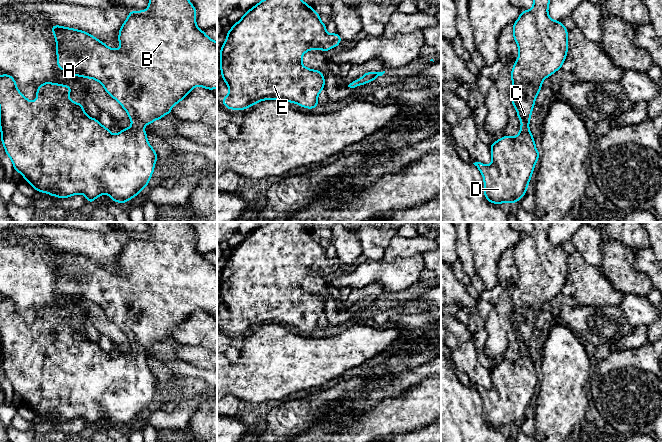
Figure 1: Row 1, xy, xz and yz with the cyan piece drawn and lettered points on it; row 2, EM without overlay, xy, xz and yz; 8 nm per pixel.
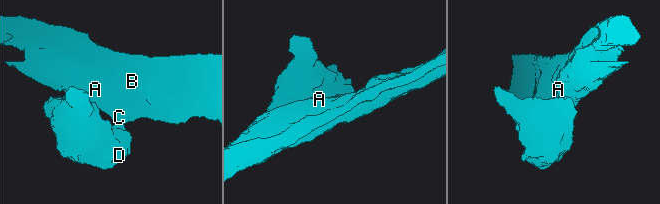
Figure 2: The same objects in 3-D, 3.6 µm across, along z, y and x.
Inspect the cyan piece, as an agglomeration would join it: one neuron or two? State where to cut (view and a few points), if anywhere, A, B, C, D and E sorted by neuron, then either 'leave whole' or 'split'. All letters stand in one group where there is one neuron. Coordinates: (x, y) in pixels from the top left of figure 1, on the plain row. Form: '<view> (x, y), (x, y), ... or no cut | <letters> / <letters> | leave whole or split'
no cut | A B C D E | leave whole

